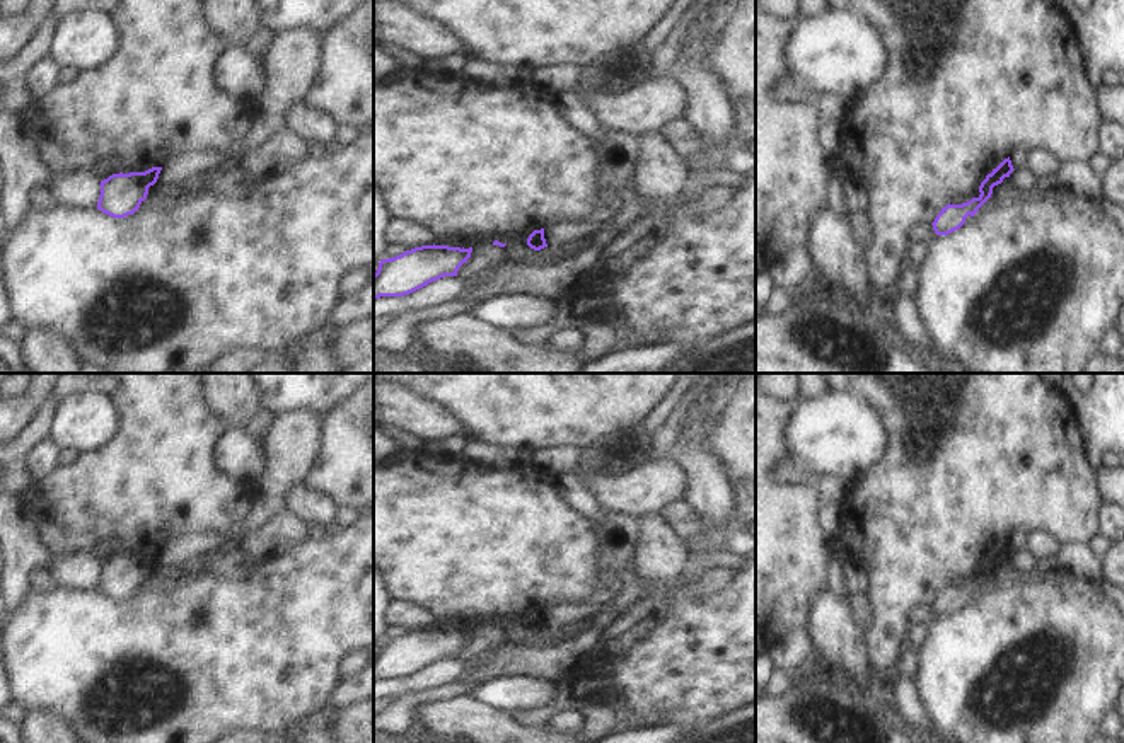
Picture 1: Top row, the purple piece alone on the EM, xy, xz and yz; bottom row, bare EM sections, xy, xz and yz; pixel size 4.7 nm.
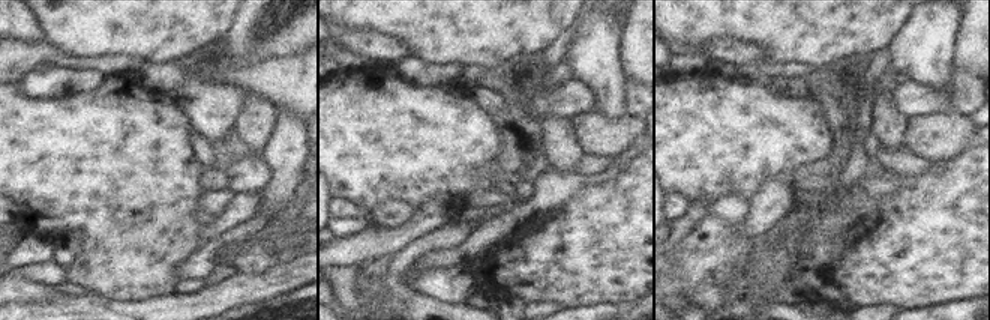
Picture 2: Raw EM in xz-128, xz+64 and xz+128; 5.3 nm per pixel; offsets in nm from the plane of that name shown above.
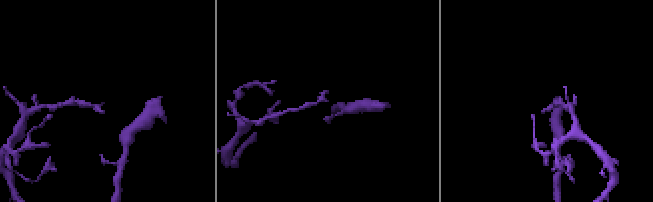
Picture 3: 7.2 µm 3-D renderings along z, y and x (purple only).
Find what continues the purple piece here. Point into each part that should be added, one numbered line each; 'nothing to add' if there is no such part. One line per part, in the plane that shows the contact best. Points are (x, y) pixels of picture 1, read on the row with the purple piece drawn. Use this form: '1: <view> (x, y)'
nothing to add.

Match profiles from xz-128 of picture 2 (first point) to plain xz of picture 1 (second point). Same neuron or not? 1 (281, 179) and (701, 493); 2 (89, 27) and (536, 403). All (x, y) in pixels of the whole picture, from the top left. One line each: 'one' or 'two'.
1: one
2: one

